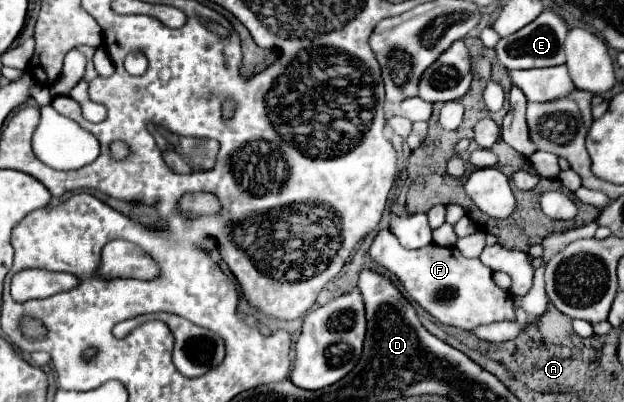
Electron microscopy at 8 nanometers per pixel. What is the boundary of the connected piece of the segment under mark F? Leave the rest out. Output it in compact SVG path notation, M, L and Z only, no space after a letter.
M381 229L371 245L371 257L397 275L407 295L445 325L471 331L479 325L515 321L511 293L495 285L493 271L489 267L485 267L479 259L463 257L457 247L441 247L431 243L427 247L409 251L389 229Z

